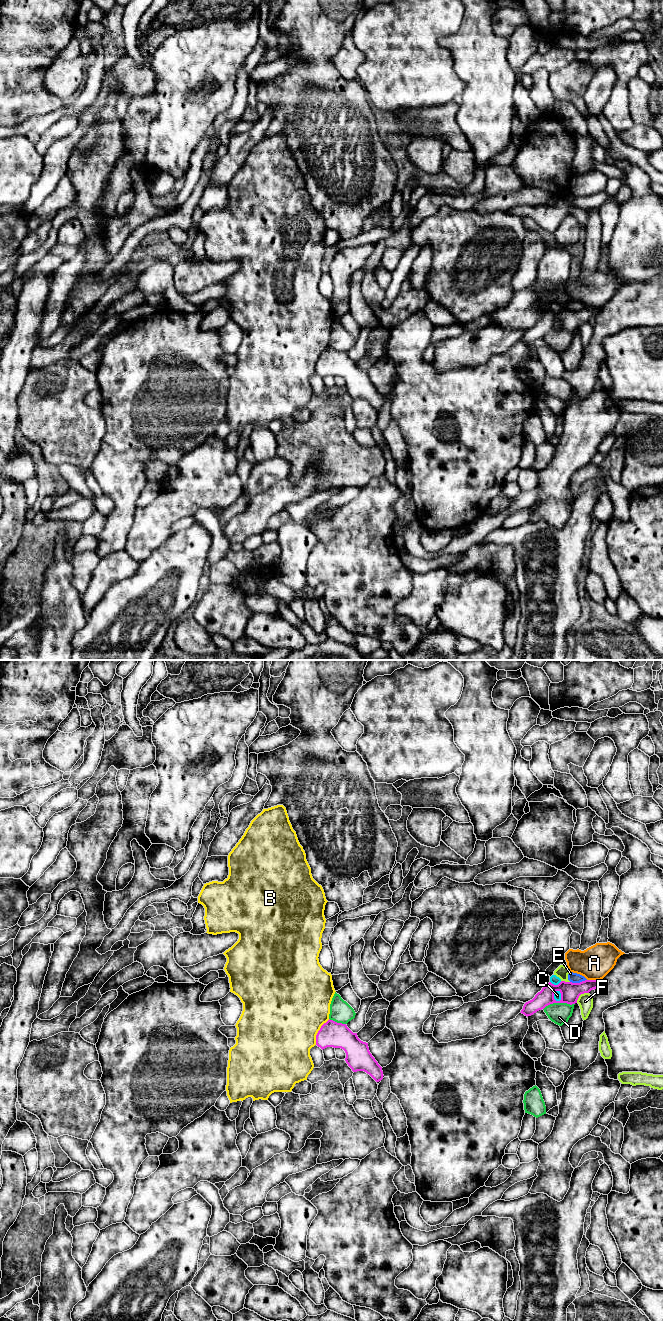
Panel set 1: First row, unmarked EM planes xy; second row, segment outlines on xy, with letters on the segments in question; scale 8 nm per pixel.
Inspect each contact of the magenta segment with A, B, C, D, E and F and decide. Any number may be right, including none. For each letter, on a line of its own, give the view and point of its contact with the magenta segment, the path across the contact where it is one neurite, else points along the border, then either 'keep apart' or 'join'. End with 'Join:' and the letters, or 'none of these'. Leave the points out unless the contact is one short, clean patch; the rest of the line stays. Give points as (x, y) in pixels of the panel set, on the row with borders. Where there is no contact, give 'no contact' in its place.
A: meets magenta in xy at (594, 980); keep apart
B: meets magenta in xy at (318, 1031); keep apart
C: meets magenta in xy at (561, 997); border along xy (559, 990), (560, 999), (556, 1001); keep apart
D: meets magenta in xy at (558, 1002); keep apart
E: meets magenta in xy at (578, 983); border along xy (586, 979), (580, 982), (570, 982); keep apart
F: meets magenta in xy at (580, 994); keep apart
Join: none of these

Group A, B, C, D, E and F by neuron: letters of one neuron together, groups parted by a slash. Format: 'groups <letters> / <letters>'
groups A / B / C E / D / F

